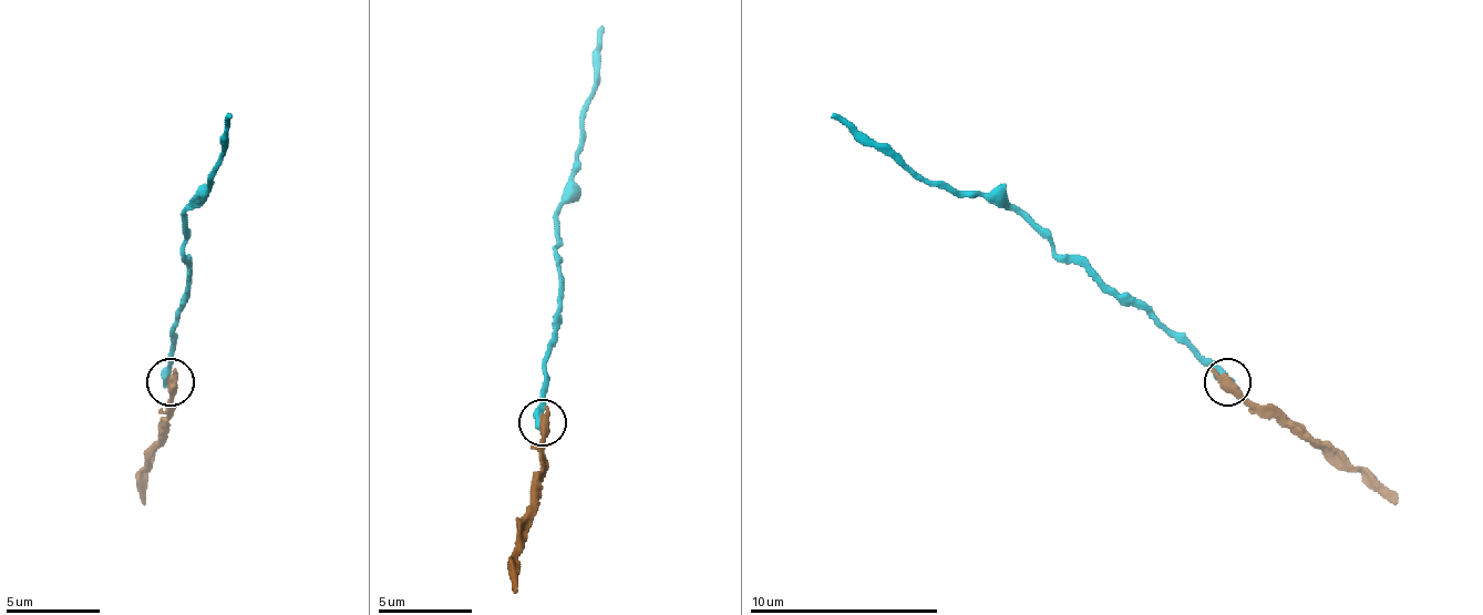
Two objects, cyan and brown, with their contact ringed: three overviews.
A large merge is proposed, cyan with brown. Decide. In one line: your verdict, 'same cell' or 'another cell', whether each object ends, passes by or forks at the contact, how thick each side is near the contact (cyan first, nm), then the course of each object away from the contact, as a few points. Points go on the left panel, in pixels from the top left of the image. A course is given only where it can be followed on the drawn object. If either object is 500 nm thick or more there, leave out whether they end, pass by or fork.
another cell | 480/550 nm | cyan via (170, 381), (174, 315), (188, 296), (184, 215), (203, 196), (212, 177), (226, 111) | brown via (170, 381), (170, 428), (145, 465), (141, 504)

